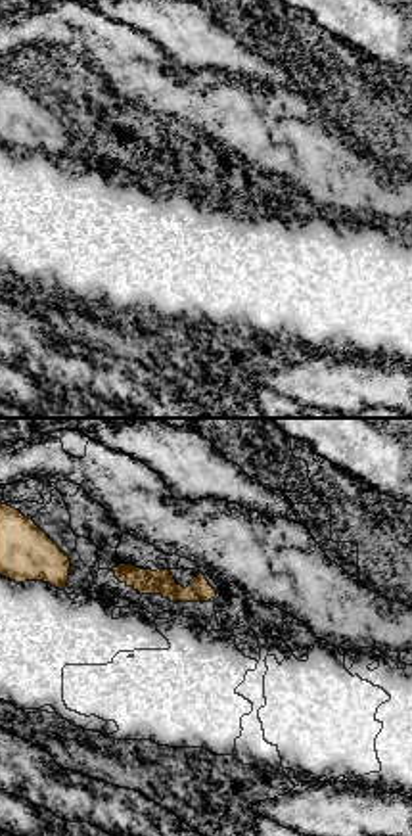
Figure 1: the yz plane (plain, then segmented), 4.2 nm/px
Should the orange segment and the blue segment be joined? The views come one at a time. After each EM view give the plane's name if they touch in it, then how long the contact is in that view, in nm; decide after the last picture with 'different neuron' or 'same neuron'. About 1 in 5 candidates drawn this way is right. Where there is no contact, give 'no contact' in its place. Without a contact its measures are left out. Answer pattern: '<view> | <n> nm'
no contact

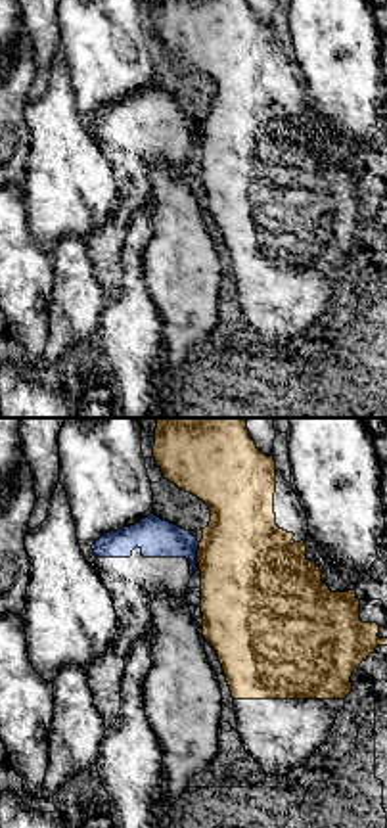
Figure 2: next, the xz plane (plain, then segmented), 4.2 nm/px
xz | 90 nm

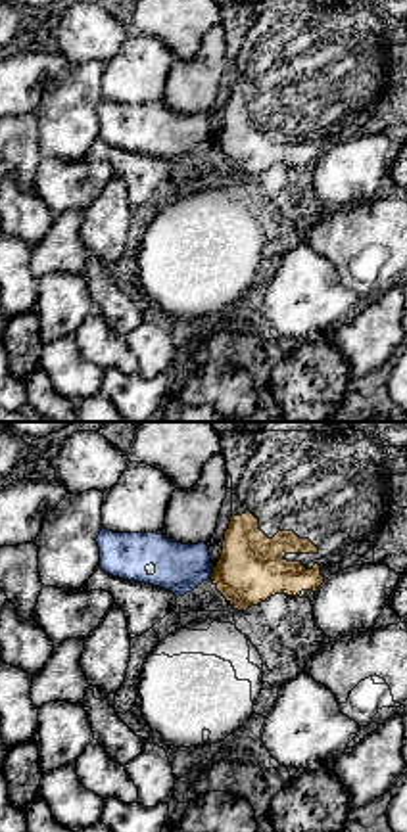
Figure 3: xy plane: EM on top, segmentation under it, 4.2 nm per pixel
xy | 50 nm

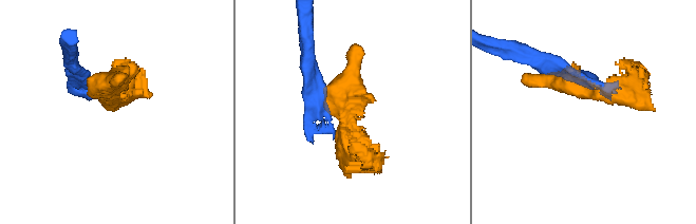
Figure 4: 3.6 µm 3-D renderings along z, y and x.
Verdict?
different neuron

